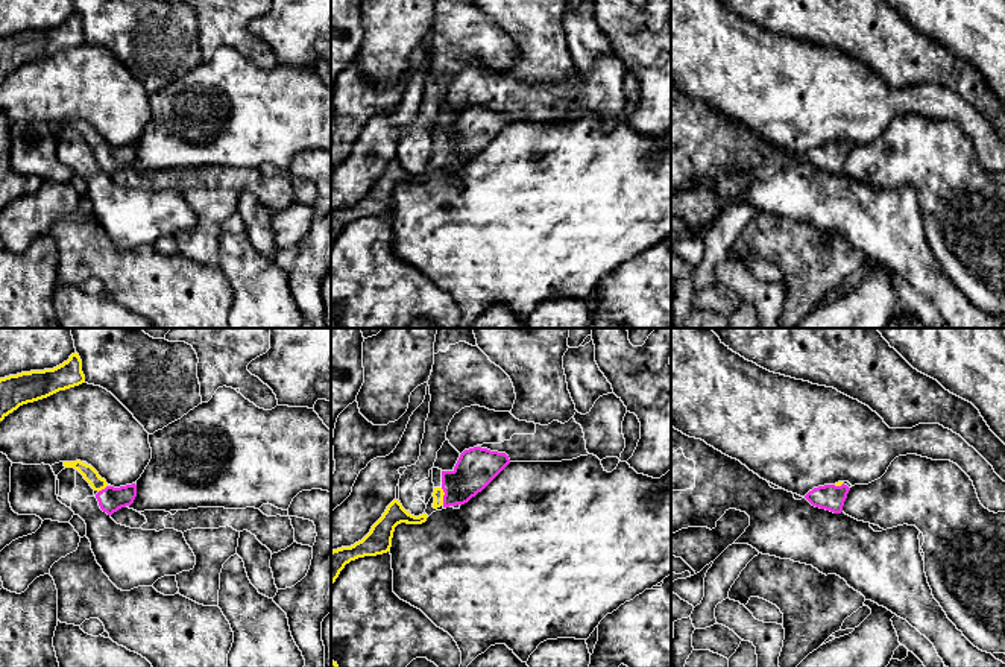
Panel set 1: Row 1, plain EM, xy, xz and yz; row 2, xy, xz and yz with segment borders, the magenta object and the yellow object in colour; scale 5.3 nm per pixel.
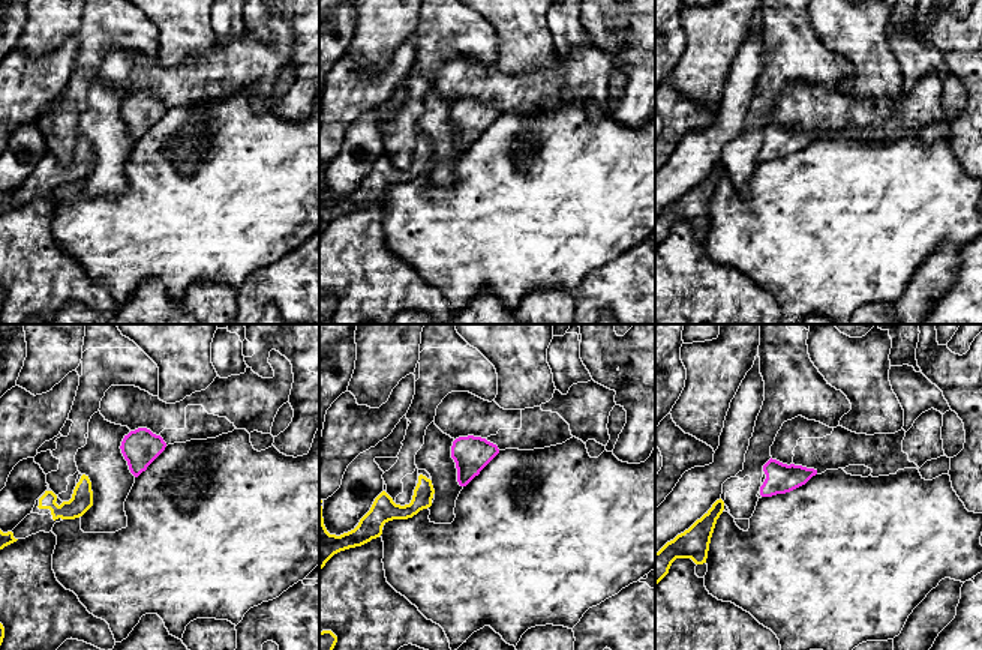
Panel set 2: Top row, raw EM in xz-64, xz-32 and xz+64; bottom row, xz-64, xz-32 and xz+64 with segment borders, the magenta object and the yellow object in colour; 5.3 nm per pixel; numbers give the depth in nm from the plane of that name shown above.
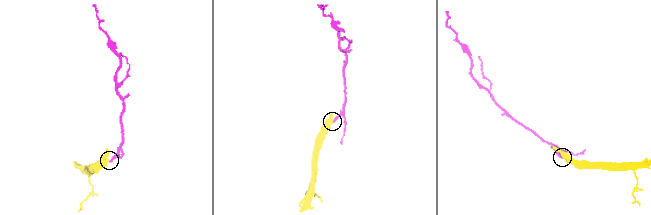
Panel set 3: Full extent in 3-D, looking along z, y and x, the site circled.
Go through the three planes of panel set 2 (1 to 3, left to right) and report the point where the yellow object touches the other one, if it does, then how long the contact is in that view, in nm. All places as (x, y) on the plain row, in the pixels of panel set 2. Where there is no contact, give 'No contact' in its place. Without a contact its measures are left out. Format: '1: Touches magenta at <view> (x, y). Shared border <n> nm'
1: No contact
2: No contact
3: No contact

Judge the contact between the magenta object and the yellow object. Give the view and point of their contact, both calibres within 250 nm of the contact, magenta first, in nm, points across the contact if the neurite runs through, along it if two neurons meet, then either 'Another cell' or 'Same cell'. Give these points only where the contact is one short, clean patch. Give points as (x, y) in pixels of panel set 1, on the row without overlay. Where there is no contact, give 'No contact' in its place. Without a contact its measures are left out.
Touches magenta at xz (444, 157). Thickness 220 nm (magenta) against 60 nm. Path across: xz (475, 128), (444, 157), (437, 154). Same cell

